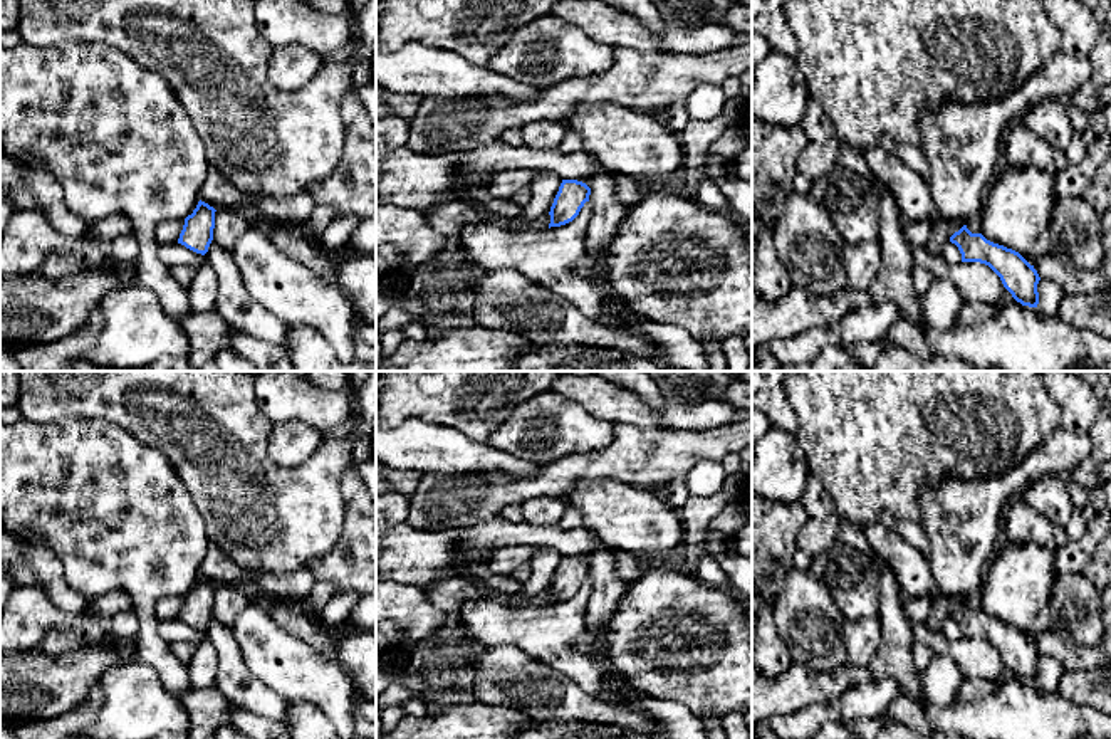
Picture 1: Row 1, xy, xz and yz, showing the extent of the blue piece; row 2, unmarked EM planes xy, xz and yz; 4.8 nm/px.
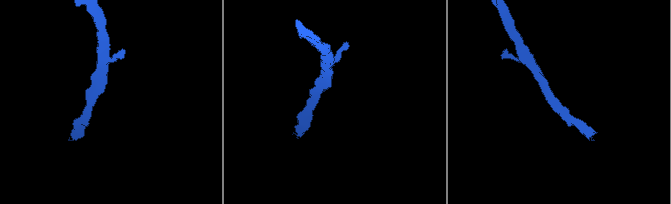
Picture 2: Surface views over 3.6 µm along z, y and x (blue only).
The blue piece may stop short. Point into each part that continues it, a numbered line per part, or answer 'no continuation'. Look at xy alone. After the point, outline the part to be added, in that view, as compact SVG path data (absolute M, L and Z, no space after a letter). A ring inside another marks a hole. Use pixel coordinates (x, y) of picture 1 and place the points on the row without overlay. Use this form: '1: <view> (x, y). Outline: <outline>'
no continuation

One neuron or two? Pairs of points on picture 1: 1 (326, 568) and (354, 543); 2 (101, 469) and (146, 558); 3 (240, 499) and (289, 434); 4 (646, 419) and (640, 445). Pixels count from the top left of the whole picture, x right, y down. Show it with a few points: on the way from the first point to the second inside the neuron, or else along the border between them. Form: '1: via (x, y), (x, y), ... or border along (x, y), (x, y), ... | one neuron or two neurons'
1: via (333, 561), (348, 545) | one neuron
2: via (101, 491), (101, 497), (140, 536) | one neuron
3: border along (272, 425), (277, 464), (311, 457) | two neurons
4: border along (613, 425), (683, 430) | two neurons

